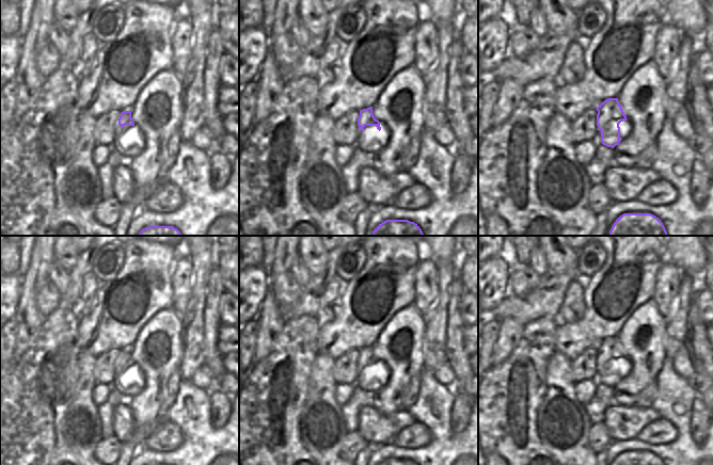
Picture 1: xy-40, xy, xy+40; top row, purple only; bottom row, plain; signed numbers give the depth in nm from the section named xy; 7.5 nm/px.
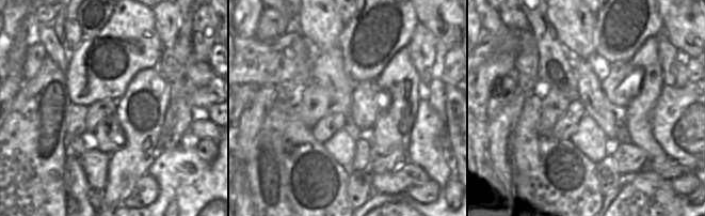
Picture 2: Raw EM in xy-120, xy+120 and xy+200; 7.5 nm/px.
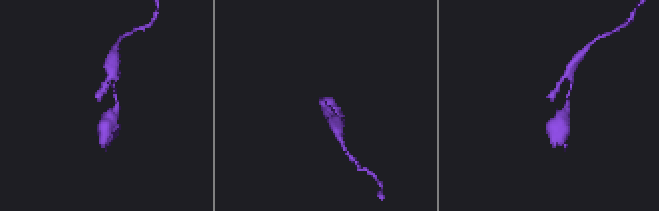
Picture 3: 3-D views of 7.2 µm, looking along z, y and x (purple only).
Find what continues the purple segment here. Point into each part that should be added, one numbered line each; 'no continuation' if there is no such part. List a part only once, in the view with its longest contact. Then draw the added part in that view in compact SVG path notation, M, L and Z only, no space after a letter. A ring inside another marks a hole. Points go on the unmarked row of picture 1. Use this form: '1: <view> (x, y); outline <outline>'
1: xy (371, 380); outline M380 363L379 370L376 365L365 365L362 370L359 365L355 366L354 385L367 392L376 394L383 388L390 374L384 363Z

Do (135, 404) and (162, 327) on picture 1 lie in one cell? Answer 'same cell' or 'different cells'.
same cell

